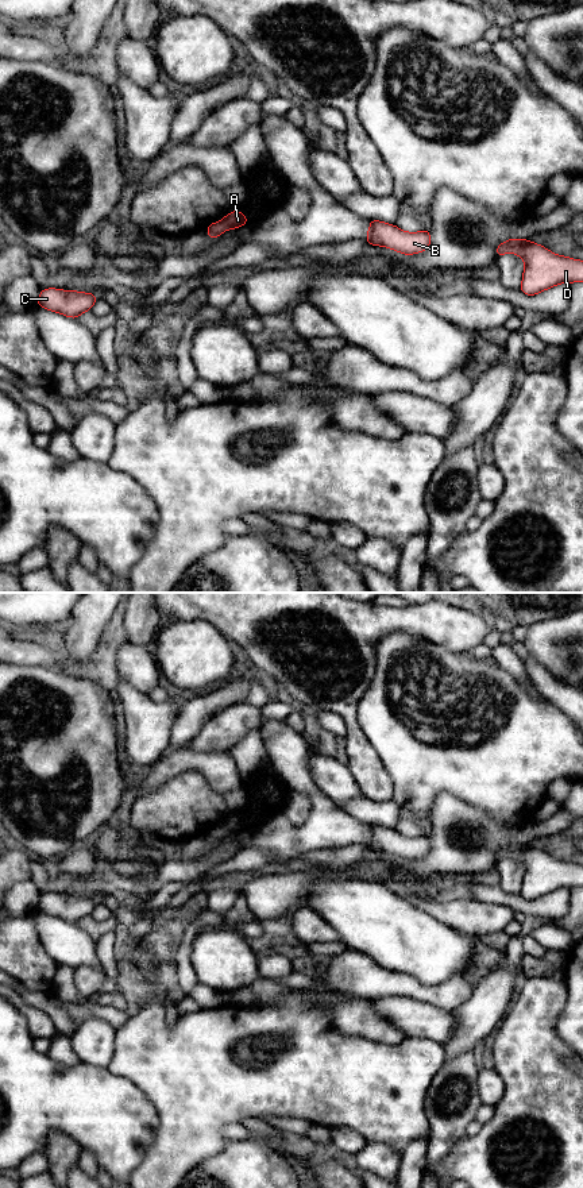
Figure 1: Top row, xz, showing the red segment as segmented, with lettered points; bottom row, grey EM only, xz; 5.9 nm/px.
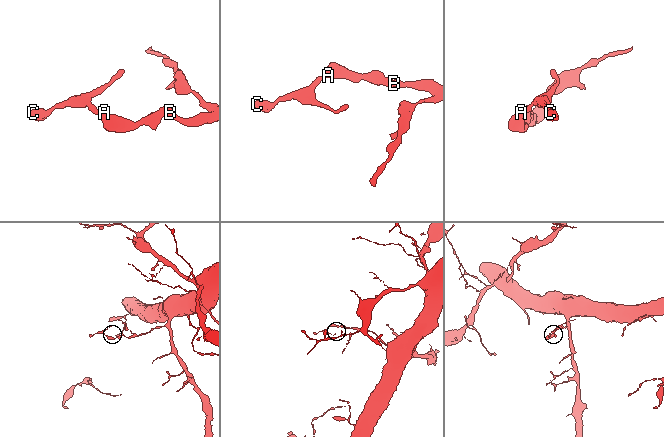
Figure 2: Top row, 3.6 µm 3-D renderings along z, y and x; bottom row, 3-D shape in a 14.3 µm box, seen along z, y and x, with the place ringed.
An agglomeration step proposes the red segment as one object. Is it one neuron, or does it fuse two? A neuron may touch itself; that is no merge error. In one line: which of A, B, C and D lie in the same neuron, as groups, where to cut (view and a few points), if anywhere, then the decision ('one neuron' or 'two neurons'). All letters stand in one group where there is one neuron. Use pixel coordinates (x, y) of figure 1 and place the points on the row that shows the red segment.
A B C D; no cut; one neuron

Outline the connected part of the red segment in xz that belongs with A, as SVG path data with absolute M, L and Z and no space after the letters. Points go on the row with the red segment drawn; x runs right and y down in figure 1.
M232 211L221 221L206 225L206 232L211 239L216 239L225 230L235 230L244 224L248 224L248 219L240 211Z

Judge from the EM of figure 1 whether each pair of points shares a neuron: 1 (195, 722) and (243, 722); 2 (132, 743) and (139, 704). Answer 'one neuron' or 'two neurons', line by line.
1: two neurons
2: one neuron

